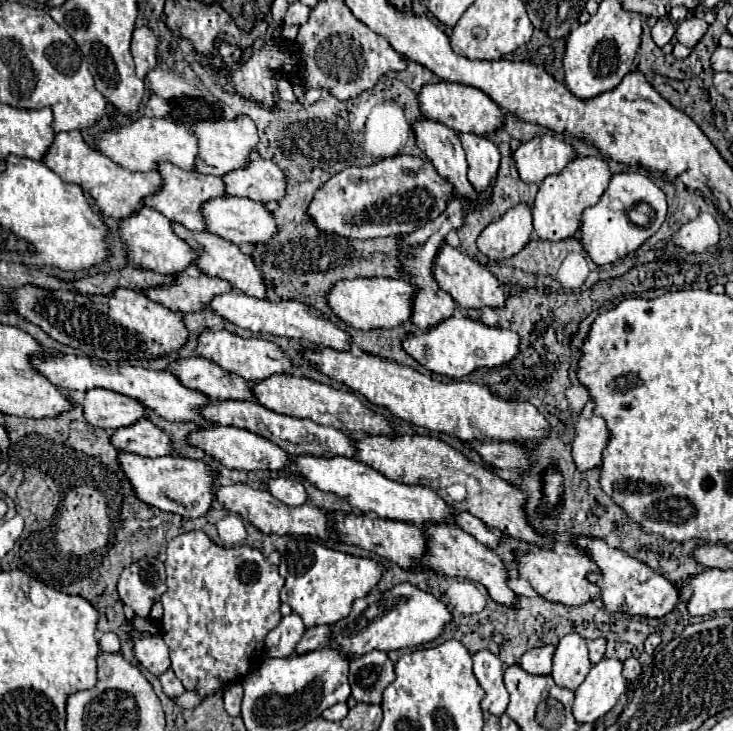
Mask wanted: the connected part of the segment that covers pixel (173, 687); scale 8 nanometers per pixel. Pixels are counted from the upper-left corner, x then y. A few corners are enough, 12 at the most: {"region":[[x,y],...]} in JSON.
{"region":[[168,668],[160,674],[162,688],[168,696],[182,696],[184,686]]}

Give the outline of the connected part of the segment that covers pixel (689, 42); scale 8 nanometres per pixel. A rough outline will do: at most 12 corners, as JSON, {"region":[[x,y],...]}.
{"region":[[696,16],[678,24],[680,44],[694,48],[708,30]]}

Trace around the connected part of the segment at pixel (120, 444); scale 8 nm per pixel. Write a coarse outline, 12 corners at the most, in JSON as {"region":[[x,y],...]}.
{"region":[[146,418],[116,428],[116,450],[148,458],[172,452],[168,436]]}

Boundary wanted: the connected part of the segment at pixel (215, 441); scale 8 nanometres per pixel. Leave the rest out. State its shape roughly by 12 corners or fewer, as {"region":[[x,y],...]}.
{"region":[[208,426],[188,444],[226,468],[278,472],[290,456],[236,426]]}

